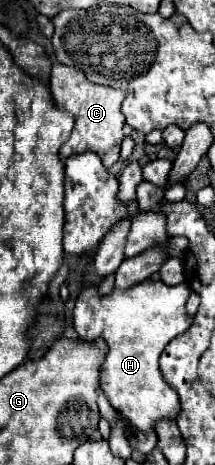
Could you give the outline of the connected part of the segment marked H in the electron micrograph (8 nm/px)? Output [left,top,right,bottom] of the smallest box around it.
[72,280,192,432]

